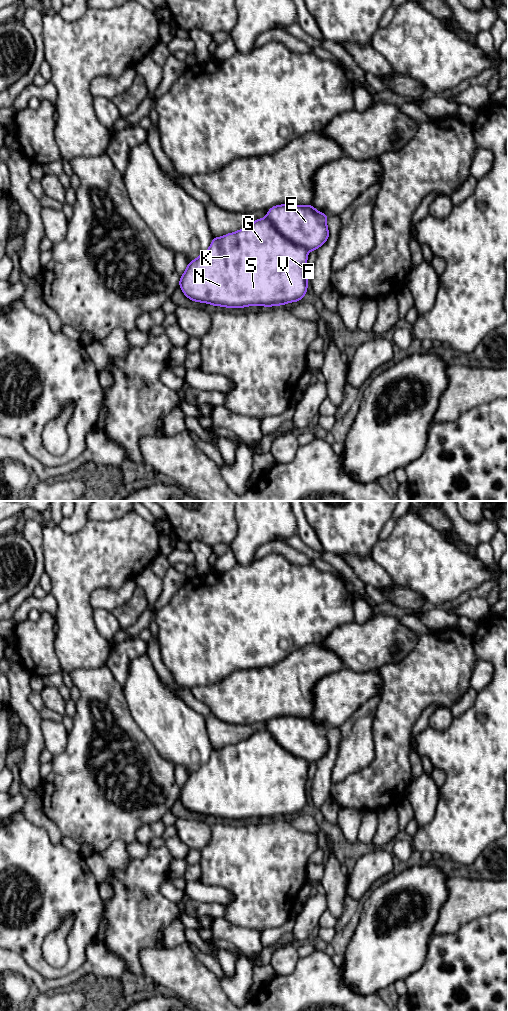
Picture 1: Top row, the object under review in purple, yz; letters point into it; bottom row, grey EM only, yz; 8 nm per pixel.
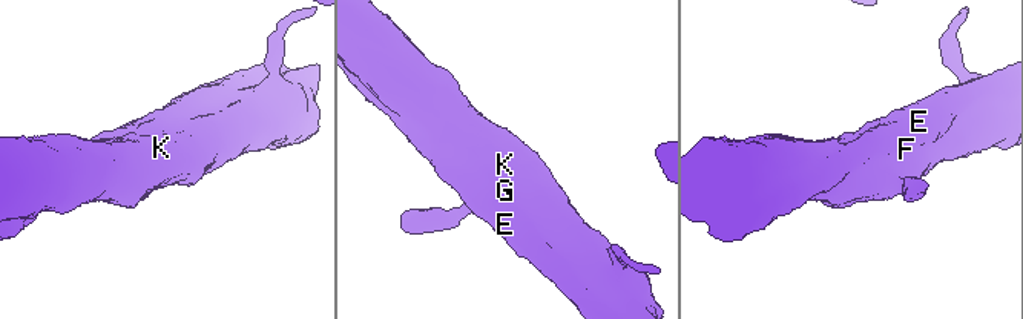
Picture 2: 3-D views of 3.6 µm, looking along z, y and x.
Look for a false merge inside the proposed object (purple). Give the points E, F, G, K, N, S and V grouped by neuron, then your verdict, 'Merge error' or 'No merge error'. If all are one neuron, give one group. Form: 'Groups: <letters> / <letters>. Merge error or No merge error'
Groups: E / F G K N S V. Merge error

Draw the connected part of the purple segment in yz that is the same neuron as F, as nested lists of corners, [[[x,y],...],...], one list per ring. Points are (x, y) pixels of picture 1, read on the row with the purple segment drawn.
[[[260,218],[249,226],[222,237],[214,237],[207,251],[188,263],[179,286],[192,301],[227,308],[258,305],[271,307],[302,300],[308,287],[308,251],[289,241],[267,219]]]

